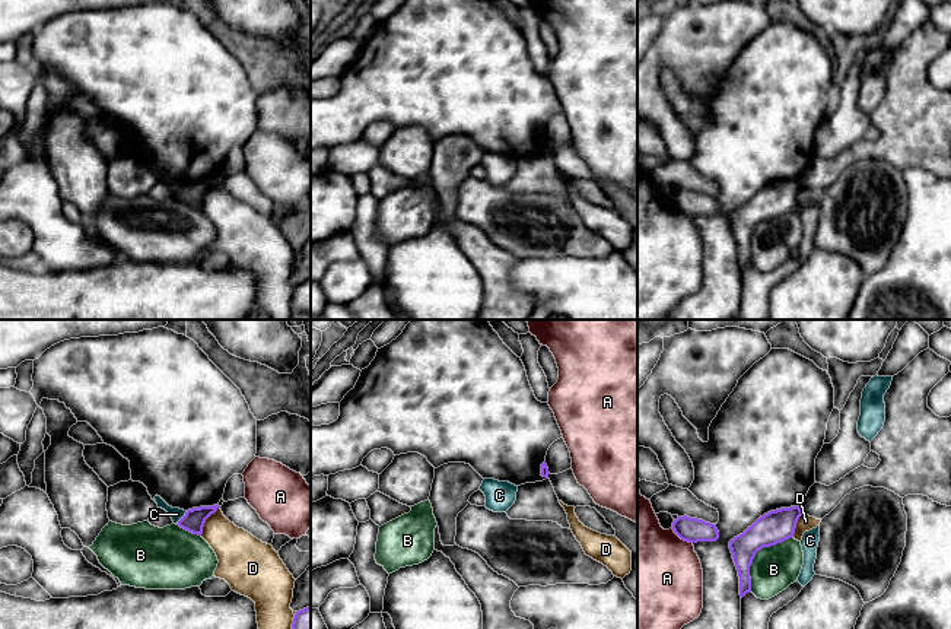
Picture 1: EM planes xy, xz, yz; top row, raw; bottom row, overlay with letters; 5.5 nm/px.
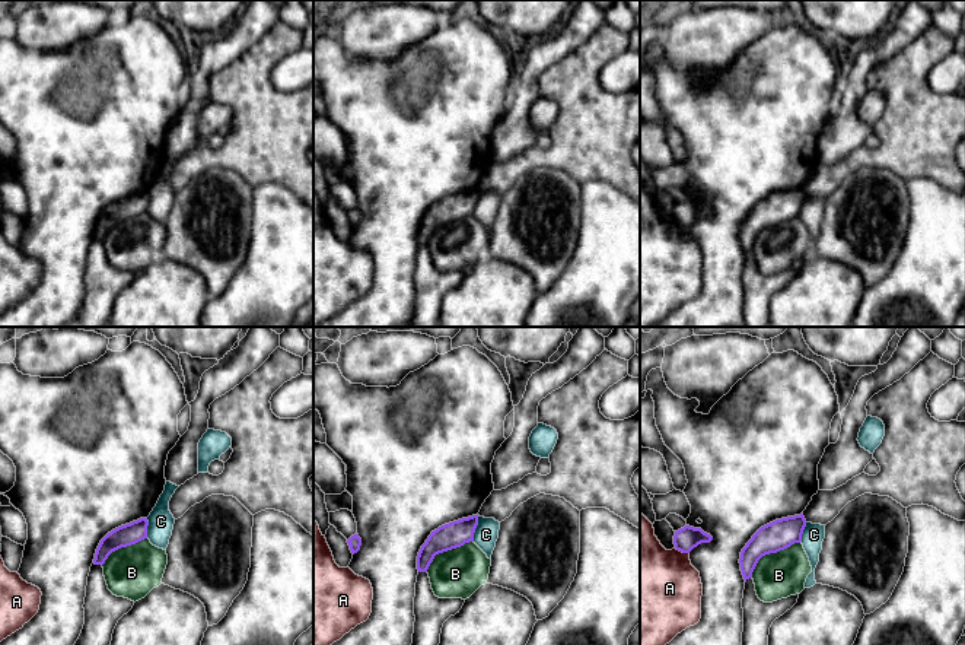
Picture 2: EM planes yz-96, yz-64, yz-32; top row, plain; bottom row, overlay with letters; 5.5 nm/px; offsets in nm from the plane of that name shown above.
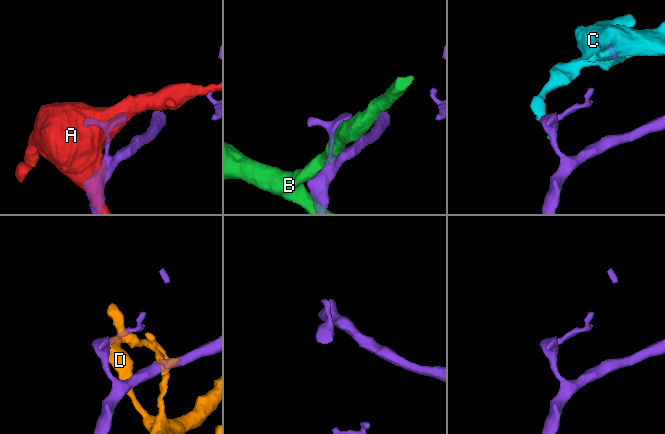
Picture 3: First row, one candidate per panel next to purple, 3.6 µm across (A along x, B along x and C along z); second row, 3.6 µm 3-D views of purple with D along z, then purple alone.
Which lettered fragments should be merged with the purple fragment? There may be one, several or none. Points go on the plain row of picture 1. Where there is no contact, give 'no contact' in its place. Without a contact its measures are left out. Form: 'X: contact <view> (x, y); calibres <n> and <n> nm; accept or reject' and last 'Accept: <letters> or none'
A: contact yz (681, 212); calibres 140 and 500 nm; reject
B: contact yz (756, 225); calibres 180 and 240 nm; reject
C: contact xy (181, 191); calibres 120 and 70 nm; reject
D: contact xy (204, 194); calibres 120 and 240 nm; reject
Accept: none

